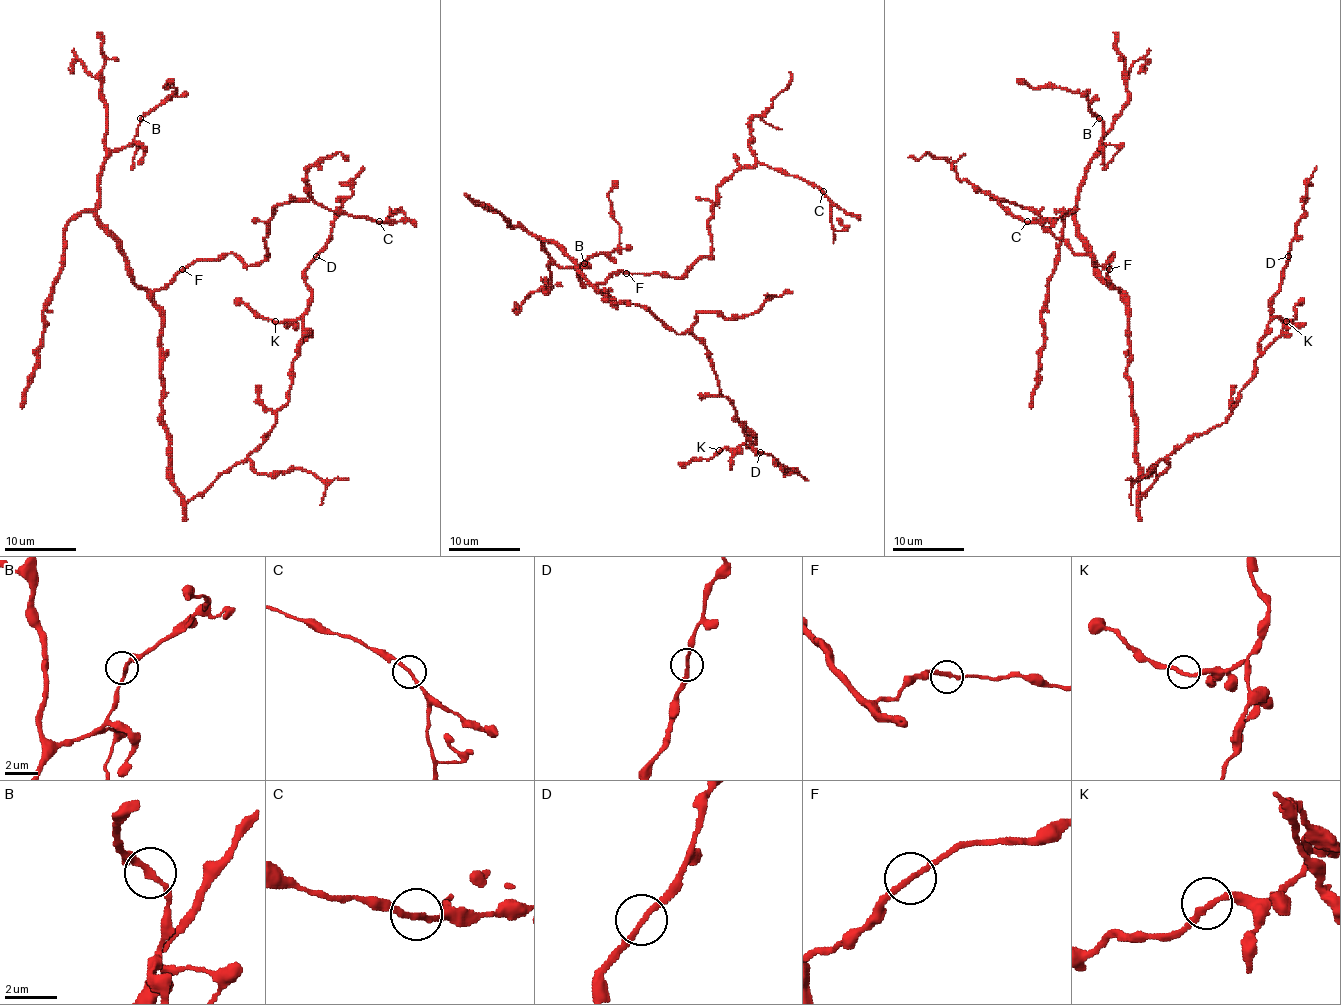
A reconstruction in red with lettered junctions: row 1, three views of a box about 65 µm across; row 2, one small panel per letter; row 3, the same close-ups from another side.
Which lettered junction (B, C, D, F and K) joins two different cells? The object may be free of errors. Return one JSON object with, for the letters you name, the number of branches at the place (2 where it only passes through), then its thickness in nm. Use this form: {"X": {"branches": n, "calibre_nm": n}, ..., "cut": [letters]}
{"cut": []}

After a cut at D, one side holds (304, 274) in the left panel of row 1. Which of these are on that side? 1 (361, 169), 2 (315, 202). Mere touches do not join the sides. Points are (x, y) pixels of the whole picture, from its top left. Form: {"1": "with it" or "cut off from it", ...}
{"1": "cut off from it", "2": "with it"}

